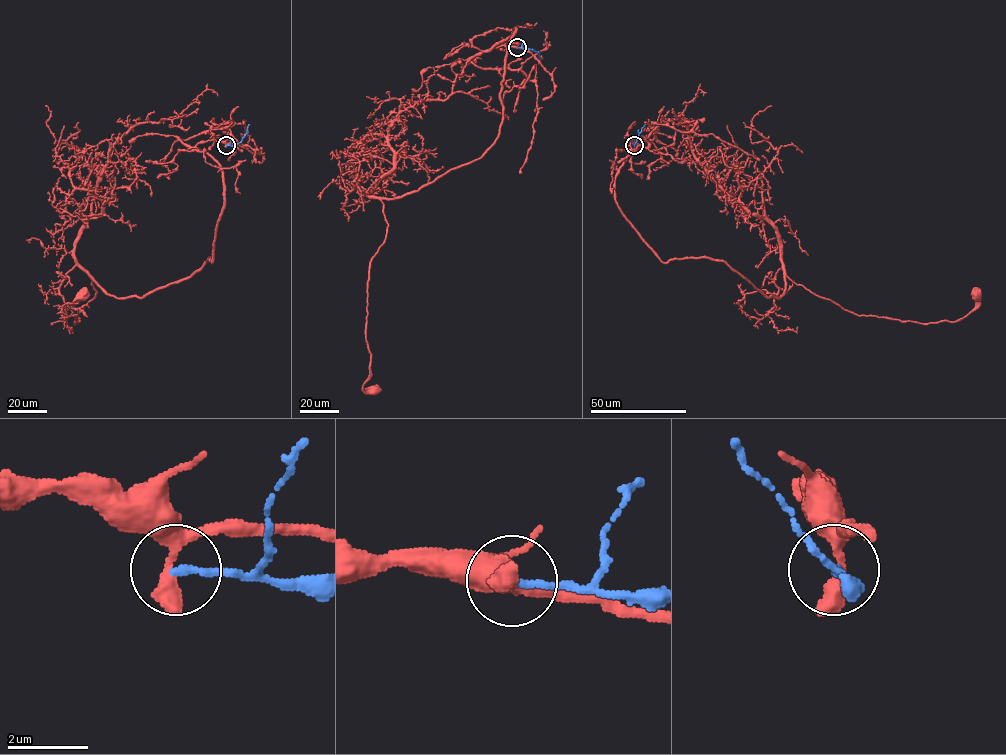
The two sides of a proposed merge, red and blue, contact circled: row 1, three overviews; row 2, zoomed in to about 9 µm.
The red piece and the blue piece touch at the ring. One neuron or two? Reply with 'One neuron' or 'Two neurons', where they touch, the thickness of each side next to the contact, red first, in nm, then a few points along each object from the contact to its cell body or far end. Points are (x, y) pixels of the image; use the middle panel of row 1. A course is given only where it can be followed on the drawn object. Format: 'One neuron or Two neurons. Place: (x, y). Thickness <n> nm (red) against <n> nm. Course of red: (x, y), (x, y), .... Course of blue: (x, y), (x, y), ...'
Two neurons. Place: (517, 47). Thickness 500 nm (red) against 190 nm. Course of red: (517, 47), (487, 50), (515, 28), (489, 149), (381, 199), (388, 224), (369, 272), (363, 388), (373, 390). Course of blue: (517, 47), (534, 50), (541, 58)

